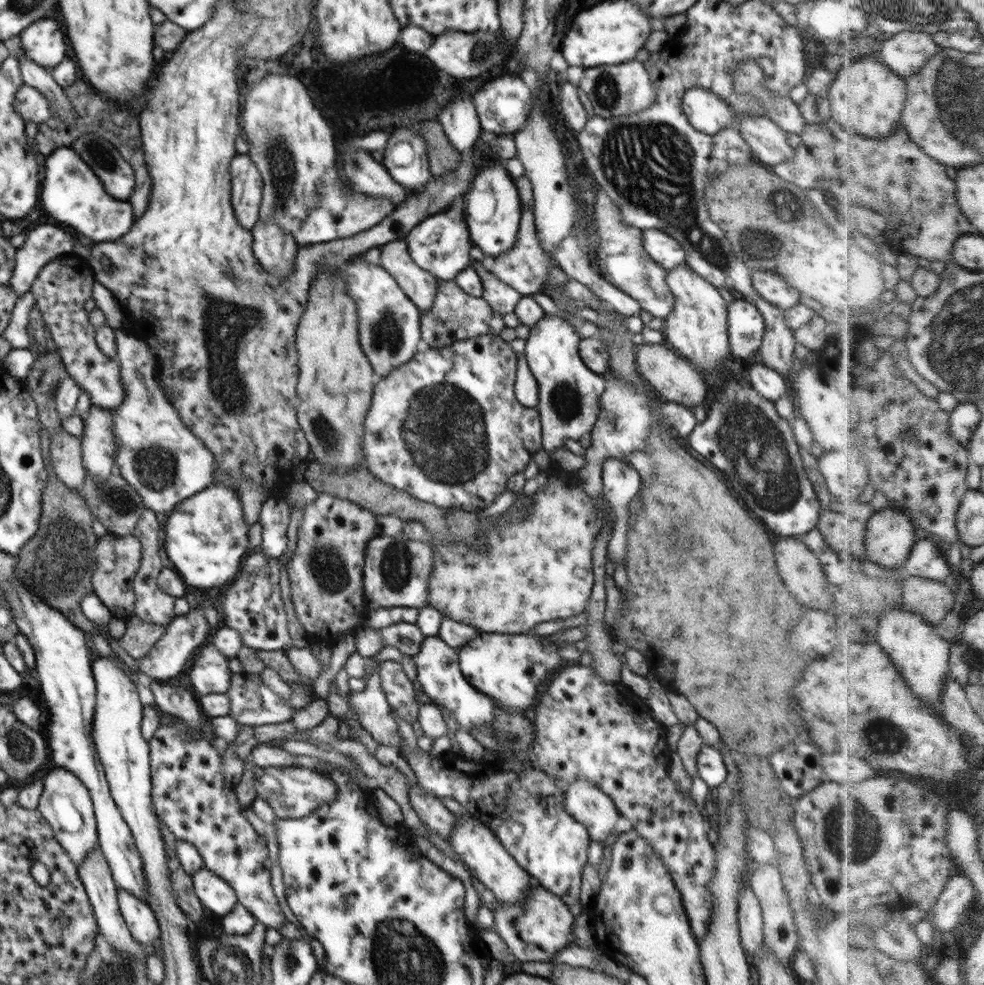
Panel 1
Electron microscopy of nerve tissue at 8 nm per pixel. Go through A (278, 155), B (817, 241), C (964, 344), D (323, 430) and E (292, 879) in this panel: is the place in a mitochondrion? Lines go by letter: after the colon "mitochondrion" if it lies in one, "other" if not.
A: mitochondrion
B: other
C: mitochondrion
D: mitochondrion
E: other

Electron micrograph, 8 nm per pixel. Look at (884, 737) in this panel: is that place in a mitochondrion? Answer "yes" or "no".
yes

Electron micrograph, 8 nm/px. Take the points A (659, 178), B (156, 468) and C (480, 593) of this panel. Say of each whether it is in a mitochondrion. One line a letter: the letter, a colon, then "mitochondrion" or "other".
A: mitochondrion
B: mitochondrion
C: other

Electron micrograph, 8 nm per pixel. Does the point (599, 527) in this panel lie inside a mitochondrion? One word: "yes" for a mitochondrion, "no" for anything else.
no

